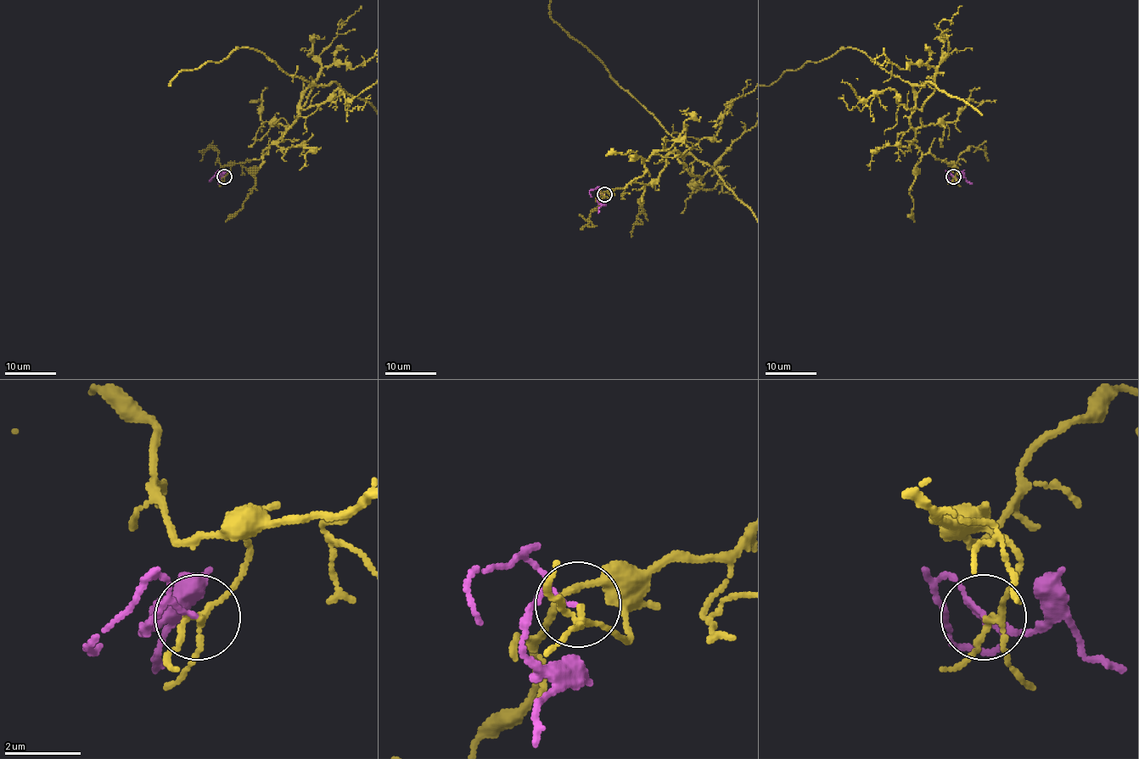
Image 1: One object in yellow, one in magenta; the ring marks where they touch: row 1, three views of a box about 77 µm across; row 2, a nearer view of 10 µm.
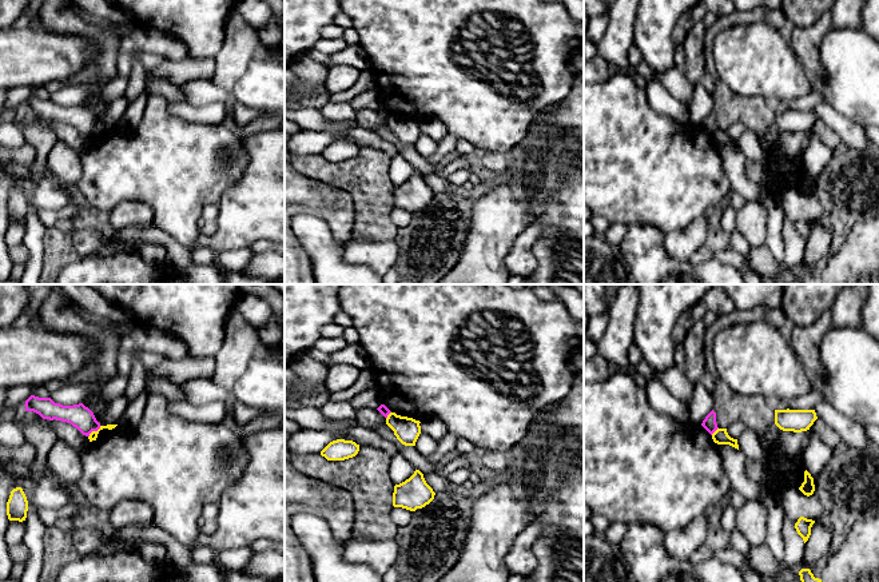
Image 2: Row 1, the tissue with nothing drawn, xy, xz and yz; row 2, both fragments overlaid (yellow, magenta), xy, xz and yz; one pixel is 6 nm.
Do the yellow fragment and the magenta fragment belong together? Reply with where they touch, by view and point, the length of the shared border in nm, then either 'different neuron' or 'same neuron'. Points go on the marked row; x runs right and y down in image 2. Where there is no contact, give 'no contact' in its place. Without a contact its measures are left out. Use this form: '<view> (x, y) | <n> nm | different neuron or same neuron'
xy (94, 431) | 100 nm | different neuron

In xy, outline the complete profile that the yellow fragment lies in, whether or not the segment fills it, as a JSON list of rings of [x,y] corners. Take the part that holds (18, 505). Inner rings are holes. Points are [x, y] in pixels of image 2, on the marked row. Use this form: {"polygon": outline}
{"polygon": [[[16,487],[11,491],[7,502],[7,515],[9,521],[23,522],[27,518],[28,501],[21,487]]]}

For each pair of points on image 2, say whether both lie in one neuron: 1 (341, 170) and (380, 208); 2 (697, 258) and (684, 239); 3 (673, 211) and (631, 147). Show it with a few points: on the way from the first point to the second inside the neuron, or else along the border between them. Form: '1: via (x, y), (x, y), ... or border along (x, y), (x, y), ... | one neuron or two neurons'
1: via (350, 179), (370, 199) | one neuron
2: border along (704, 243), (688, 260) | two neurons
3: via (668, 195), (668, 190), (641, 163) | one neuron

